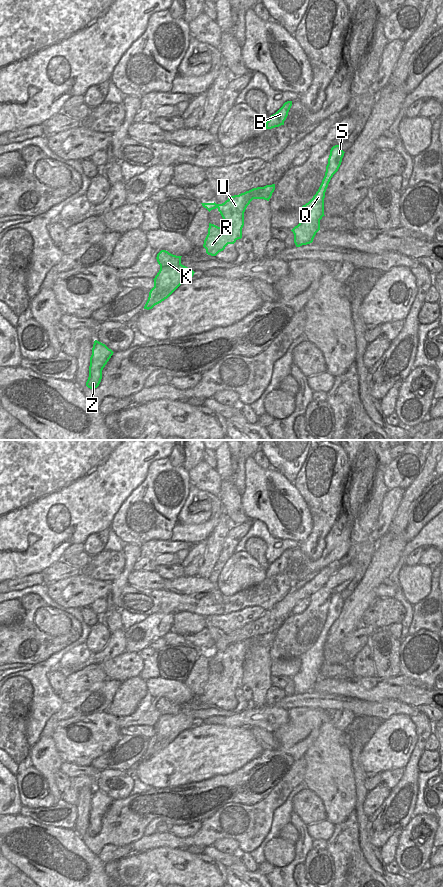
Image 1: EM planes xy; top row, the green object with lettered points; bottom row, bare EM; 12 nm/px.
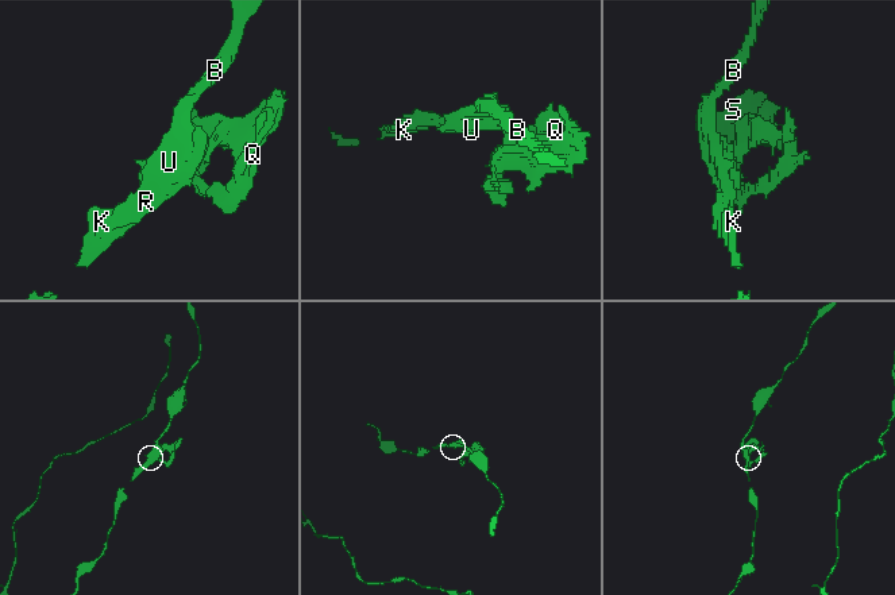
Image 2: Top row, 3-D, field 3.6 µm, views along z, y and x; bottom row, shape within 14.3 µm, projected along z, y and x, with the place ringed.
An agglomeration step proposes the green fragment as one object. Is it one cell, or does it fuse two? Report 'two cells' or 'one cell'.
two cells

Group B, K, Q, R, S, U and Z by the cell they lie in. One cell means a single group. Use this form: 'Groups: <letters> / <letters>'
Groups: B K R U Z / Q S.

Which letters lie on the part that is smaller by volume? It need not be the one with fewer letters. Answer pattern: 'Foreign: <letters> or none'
Foreign: Q, S

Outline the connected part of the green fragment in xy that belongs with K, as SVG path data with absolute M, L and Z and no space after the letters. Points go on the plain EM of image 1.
M161 698L157 702L160 718L155 724L154 735L149 740L144 757L152 757L167 747L182 731L192 727L194 719L181 712L181 705Z

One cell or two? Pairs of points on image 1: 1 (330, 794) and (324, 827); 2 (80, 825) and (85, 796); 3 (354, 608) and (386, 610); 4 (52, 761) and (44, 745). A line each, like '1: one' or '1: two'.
1: two
2: one
3: two
4: one

